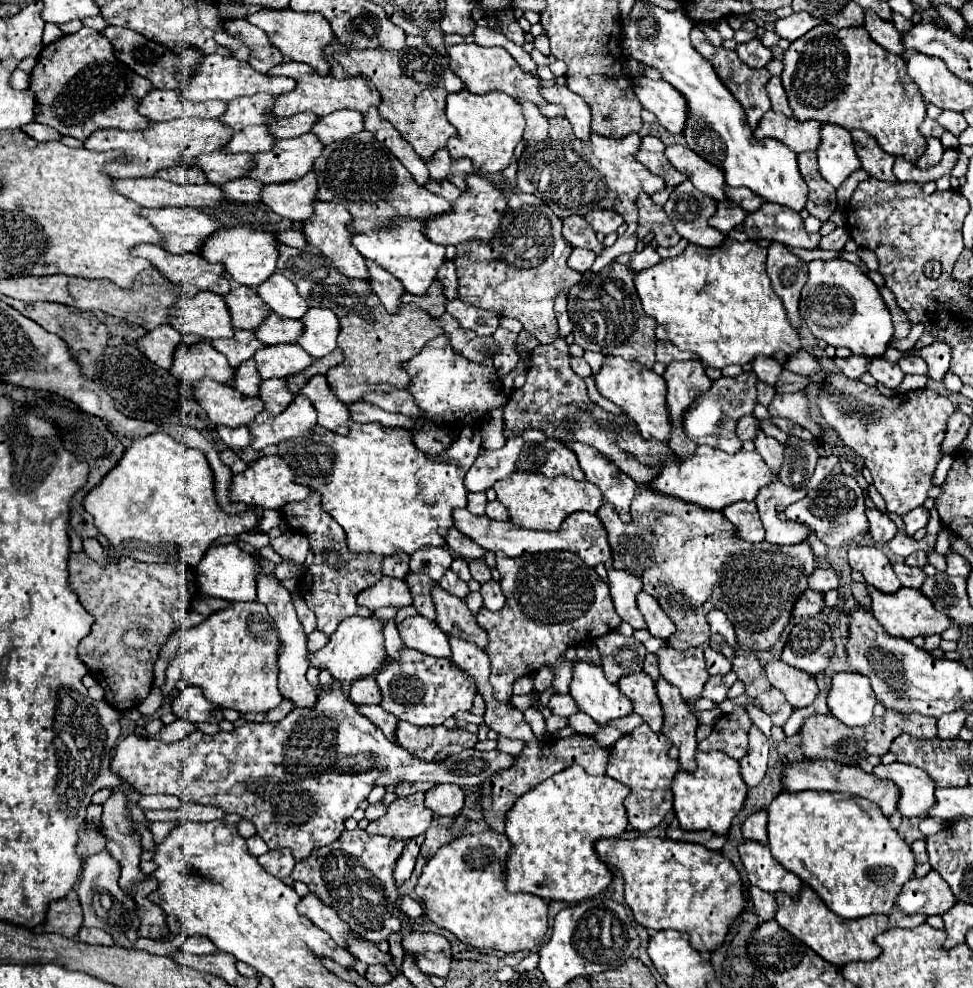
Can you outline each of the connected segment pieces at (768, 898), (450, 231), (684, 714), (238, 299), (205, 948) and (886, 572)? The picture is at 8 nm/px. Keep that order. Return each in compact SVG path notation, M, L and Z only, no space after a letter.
M751 887L749 889L749 895L753 899L753 905L755 905L755 911L757 915L761 917L761 921L771 921L775 917L775 909L777 909L777 903L775 903L775 895L767 893L767 891L761 891L757 887Z
M469 175L467 177L469 189L459 197L457 205L453 205L453 213L445 213L441 217L433 217L427 221L425 235L439 245L457 245L465 241L493 241L493 233L501 227L501 217L505 215L507 209L507 199L505 195L487 179L481 175Z
M663 677L655 683L657 695L661 699L663 711L665 711L665 723L661 733L667 735L673 745L679 749L679 763L683 771L695 771L695 751L697 751L697 739L695 739L695 729L697 729L697 719L687 707L685 699L681 697L679 689L669 685Z
M225 275L225 277L231 283L231 293L225 295L225 301L231 311L233 327L235 329L249 329L249 331L259 329L259 325L271 313L269 305L265 305L265 301L261 301L261 297L257 297L257 291L253 287L239 285L229 275Z
M195 935L195 937L187 937L187 941L183 945L183 951L195 953L195 955L203 955L203 953L213 953L215 951L215 945L207 937Z
M853 547L849 549L851 569L863 573L865 581L883 593L895 593L901 589L891 561L877 547Z

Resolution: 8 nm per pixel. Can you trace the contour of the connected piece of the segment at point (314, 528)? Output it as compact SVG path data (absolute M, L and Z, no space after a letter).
M311 491L309 497L299 503L283 505L281 511L293 531L305 533L309 537L309 547L317 559L309 567L309 571L301 583L301 595L317 617L317 629L323 631L325 635L331 635L337 629L337 625L351 615L371 617L369 609L357 605L357 593L361 593L363 589L367 589L379 581L379 577L383 575L381 573L383 557L351 553L345 545L345 531L339 527L339 523L329 513L325 513L321 509L321 495L317 491Z

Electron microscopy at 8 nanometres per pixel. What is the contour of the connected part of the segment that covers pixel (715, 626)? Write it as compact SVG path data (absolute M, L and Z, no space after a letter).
M709 611L709 615L707 615L707 621L709 621L709 625L711 625L711 633L719 633L719 635L723 635L725 637L725 641L733 647L733 645L737 645L737 639L735 639L735 629L733 629L733 625L731 625L731 621L725 617L725 613L721 613L721 611Z

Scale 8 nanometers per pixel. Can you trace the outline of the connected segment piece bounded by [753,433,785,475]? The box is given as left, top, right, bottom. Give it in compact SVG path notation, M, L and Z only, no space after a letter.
M759 433L753 443L755 443L757 453L759 453L759 455L763 457L763 461L769 465L769 469L773 469L773 471L779 475L779 471L781 471L781 461L783 461L783 453L785 453L783 445L781 445L779 441L775 441L775 439L763 435L763 433Z

